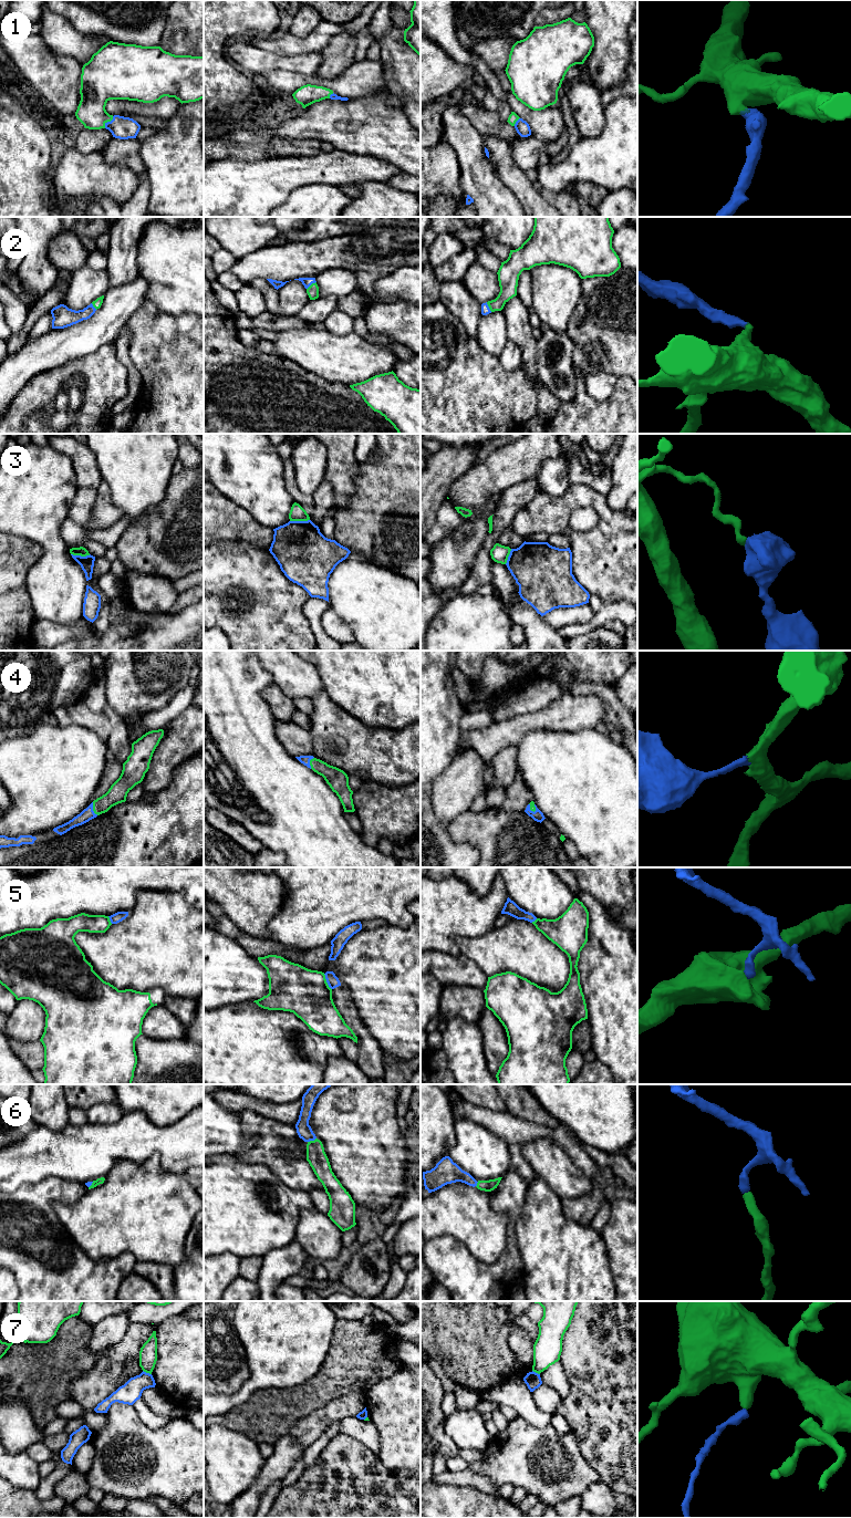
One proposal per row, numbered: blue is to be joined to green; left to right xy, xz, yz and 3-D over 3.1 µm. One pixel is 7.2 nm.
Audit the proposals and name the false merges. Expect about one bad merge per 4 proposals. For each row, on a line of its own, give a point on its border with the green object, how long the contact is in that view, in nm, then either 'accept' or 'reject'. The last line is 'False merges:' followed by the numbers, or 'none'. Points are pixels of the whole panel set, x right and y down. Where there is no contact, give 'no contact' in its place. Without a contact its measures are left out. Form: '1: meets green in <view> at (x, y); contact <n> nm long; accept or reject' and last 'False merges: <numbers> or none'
1: meets green in xy at (107, 121); contact 110 nm long; accept
2: meets green in xz at (311, 284); contact 90 nm long; accept
3: meets green in xz at (299, 520); contact 140 nm long; reject
4: meets green in xy at (93, 809); contact 100 nm long; accept
5: meets green in xz at (325, 981); contact 130 nm long; reject
6: meets green in xz at (311, 1141); contact 70 nm long; accept
7: meets green in xy at (147, 1372); contact 70 nm long; reject
False merges: 3, 5, 7

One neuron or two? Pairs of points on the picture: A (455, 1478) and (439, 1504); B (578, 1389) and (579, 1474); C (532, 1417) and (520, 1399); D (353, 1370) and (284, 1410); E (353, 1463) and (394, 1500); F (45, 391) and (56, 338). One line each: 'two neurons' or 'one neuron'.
A: two neurons
B: two neurons
C: one neuron
D: one neuron
E: one neuron
F: two neurons

